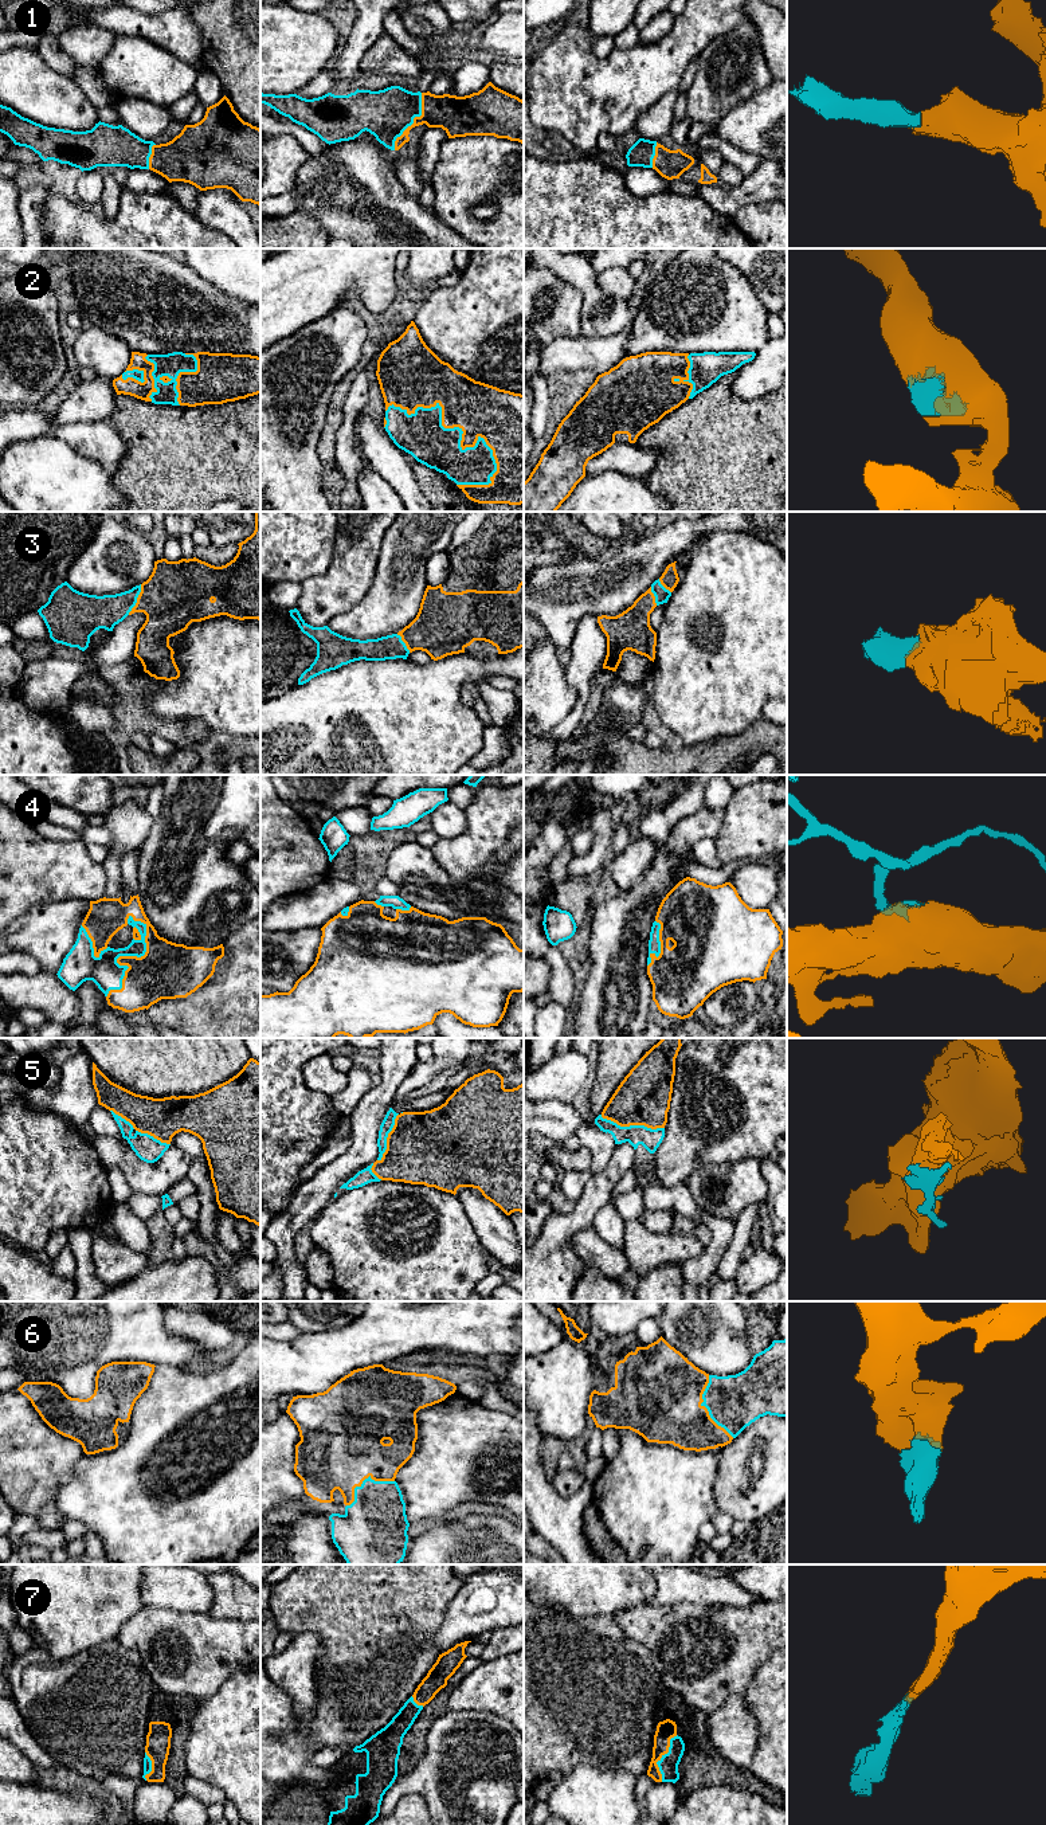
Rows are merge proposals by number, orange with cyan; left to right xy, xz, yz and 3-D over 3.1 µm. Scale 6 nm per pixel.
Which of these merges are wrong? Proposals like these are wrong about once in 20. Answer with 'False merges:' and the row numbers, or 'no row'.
False merges: no row

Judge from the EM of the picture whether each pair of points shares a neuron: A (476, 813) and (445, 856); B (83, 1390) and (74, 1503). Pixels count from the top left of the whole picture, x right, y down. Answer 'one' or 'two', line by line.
A: one
B: two

